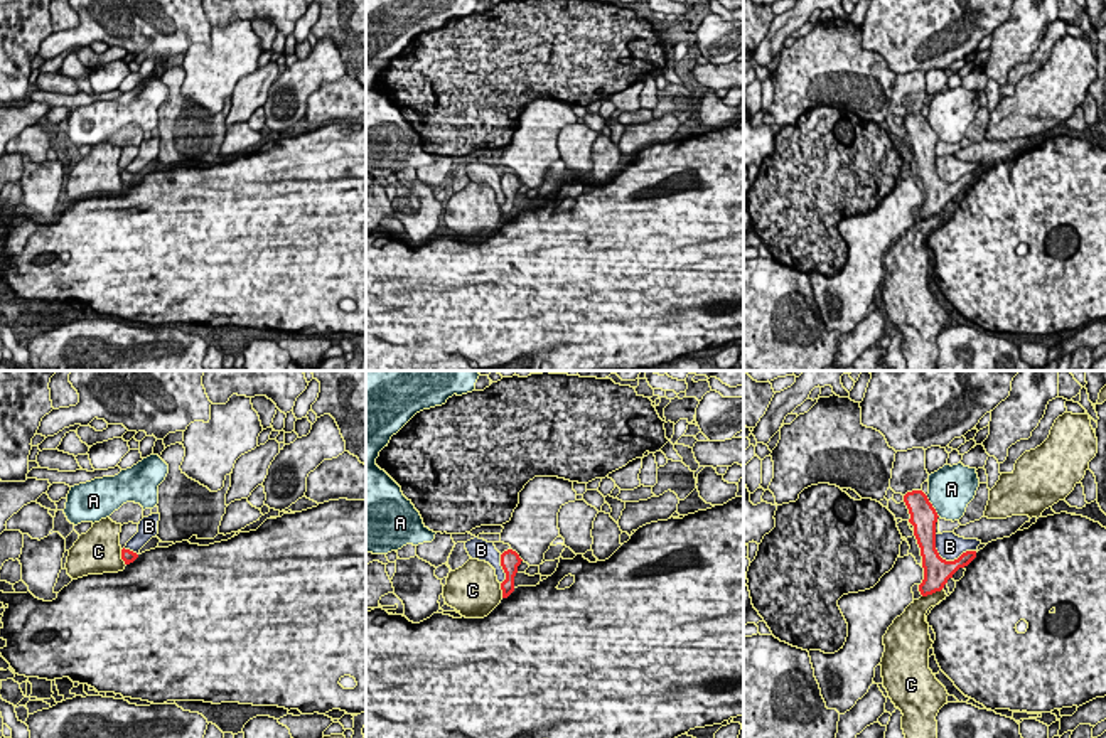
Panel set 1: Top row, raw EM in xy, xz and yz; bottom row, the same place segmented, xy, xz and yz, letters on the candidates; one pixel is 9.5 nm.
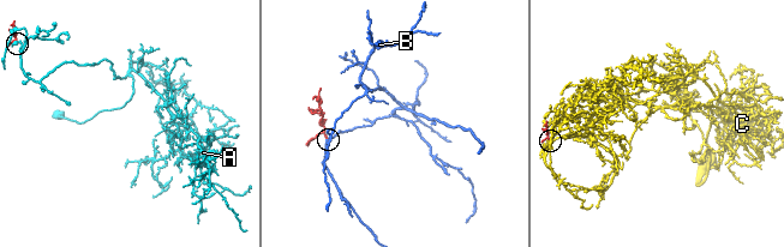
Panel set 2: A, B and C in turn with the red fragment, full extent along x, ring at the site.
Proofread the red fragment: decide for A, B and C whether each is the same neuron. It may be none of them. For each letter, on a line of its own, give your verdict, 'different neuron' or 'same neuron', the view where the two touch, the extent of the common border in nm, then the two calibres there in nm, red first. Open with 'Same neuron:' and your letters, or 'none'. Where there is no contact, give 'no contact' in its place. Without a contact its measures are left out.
Same neuron: none
A: different neuron | yz | 240 nm | 260/440 nm
B: different neuron | yz | 440 nm | 260/260 nm
C: different neuron | yz | 200 nm | 260/200 nm

